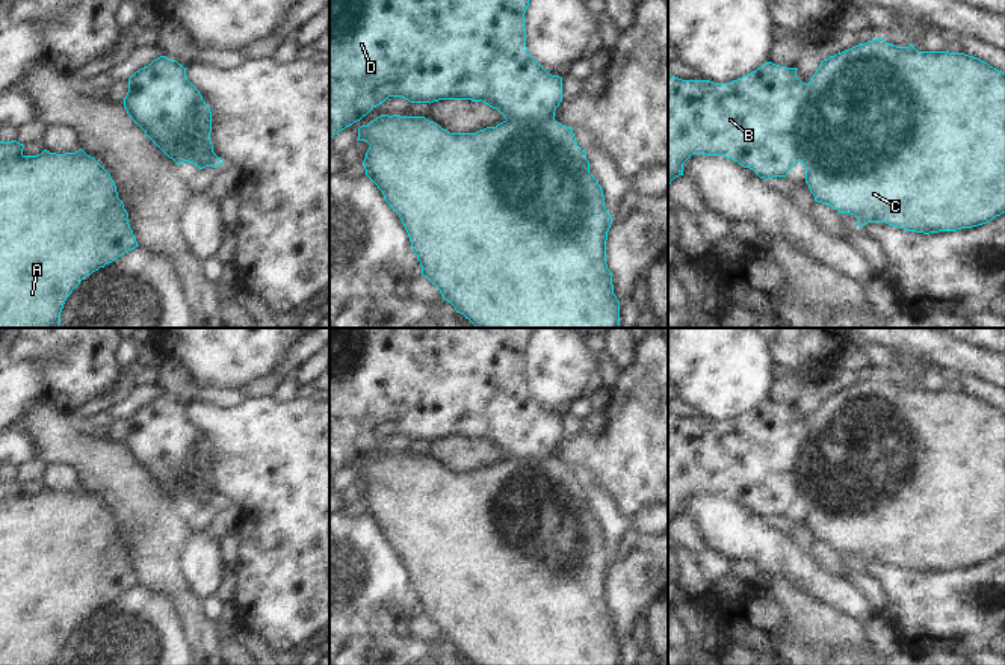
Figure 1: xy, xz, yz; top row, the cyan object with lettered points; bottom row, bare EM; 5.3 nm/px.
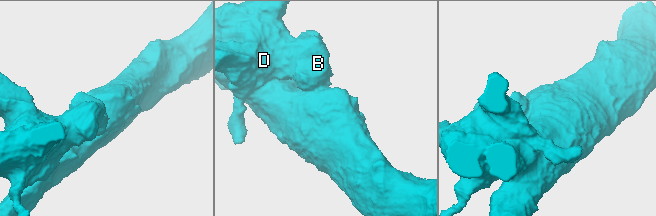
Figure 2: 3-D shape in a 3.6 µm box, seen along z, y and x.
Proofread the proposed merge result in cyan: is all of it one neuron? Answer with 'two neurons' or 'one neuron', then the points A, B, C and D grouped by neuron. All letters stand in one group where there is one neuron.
two neurons; A C / B D

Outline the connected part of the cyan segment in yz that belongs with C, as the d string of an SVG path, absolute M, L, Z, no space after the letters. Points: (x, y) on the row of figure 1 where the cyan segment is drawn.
M883 38L858 44L849 50L821 60L809 82L809 95L796 125L796 160L806 166L806 183L815 201L827 204L839 213L851 213L857 225L886 222L916 233L939 233L972 228L1005 213L1005 74L987 62L949 51L917 51L913 44L896 47Z

